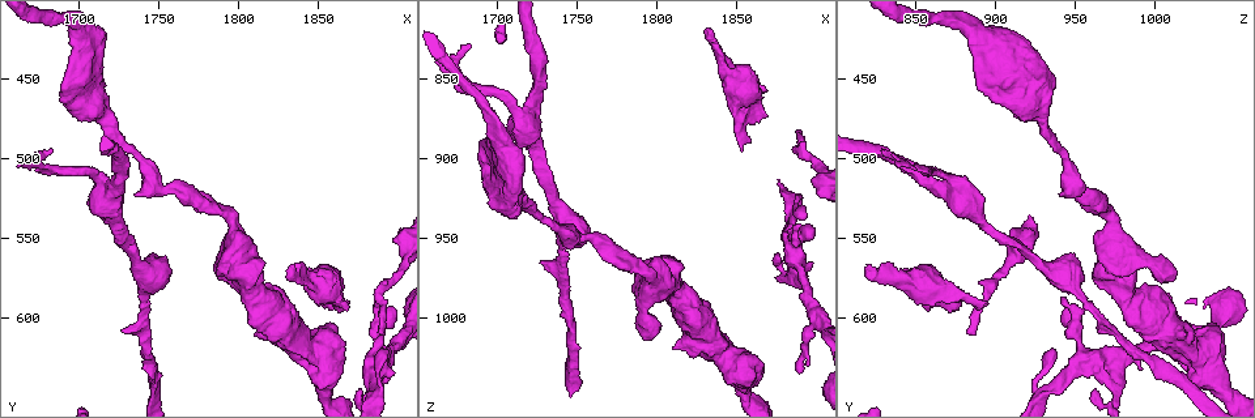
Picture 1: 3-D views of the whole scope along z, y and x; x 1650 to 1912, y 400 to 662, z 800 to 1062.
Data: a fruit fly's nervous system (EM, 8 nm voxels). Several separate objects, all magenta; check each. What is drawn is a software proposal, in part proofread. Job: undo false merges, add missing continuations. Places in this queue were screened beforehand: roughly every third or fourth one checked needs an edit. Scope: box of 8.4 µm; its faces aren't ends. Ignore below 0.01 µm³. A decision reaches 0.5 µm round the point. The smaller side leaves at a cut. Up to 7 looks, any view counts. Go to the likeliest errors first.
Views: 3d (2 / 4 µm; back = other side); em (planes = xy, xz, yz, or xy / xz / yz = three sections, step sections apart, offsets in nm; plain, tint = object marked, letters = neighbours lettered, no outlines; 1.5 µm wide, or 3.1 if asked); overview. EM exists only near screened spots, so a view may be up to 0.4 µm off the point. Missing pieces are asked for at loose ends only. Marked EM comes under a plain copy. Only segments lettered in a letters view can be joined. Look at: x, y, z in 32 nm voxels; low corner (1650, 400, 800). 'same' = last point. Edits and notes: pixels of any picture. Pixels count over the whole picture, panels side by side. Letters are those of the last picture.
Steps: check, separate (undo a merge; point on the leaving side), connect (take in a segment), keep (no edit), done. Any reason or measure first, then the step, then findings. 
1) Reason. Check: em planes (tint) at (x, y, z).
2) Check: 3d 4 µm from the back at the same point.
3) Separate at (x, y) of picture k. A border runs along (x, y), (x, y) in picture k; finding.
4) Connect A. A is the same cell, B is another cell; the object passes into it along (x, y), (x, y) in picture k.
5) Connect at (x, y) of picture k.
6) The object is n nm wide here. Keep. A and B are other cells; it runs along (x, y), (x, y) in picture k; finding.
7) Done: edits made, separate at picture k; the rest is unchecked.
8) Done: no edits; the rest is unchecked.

Abrupt turn. Check: em planes (letters) at (1674, 504, 846).

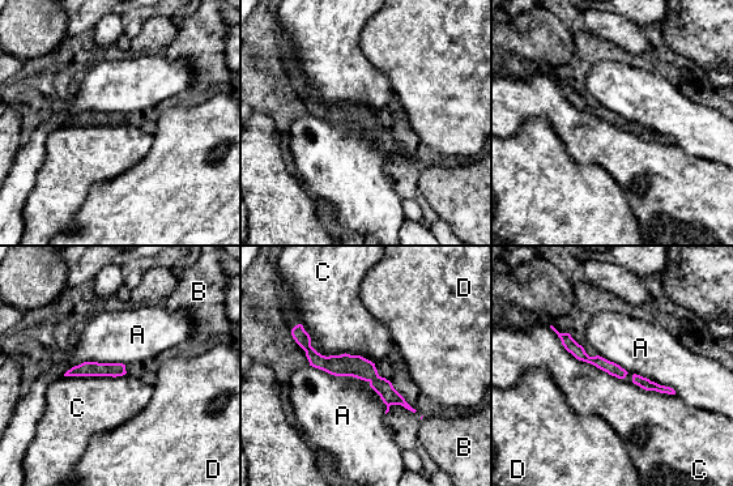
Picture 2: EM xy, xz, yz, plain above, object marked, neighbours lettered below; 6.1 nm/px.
Keep. A, B, C and D are other cells; it runs along (294, 332), (322, 362), (361, 367), (401, 401) in picture 2; one cell here.

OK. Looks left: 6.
Branch stops here. Check: em xz step 8 (tint) at (1728, 610, 964).

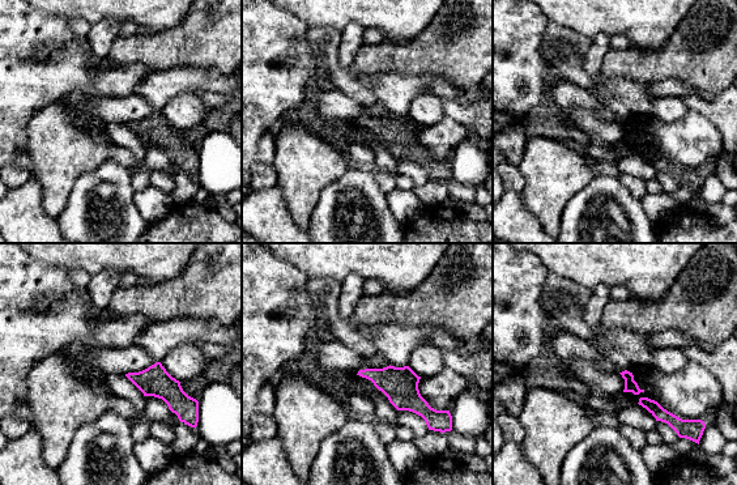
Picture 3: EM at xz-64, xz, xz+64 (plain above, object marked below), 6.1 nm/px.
Cut it another way. Check: em planes (letters) at the same point.

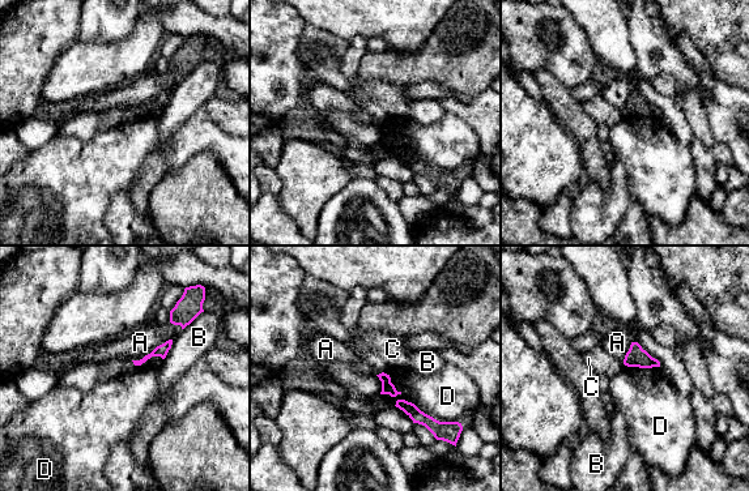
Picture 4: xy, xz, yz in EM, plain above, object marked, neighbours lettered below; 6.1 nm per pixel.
Keep. A, B, C and D are other cells; it runs along (382, 376), (405, 406), (433, 423) in picture 4; none of them fits.

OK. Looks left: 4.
Sudden change in width. Check: em planes (tint) at (1722, 546, 896).

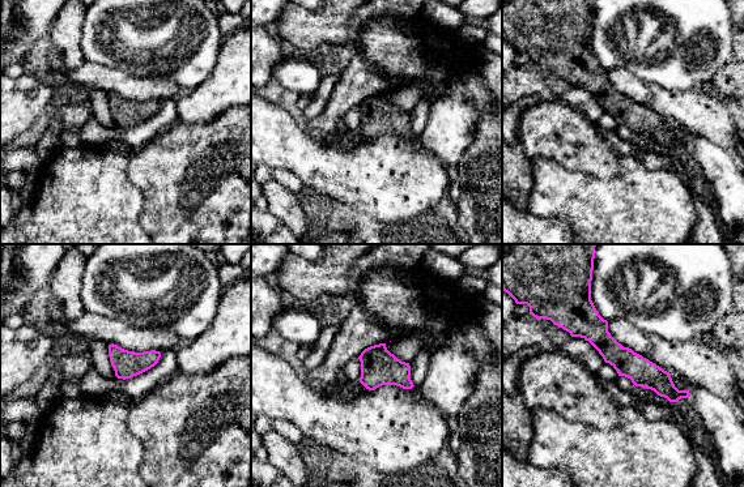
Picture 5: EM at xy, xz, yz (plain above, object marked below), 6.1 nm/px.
What lies round it. Check: em planes (letters) at the same point.

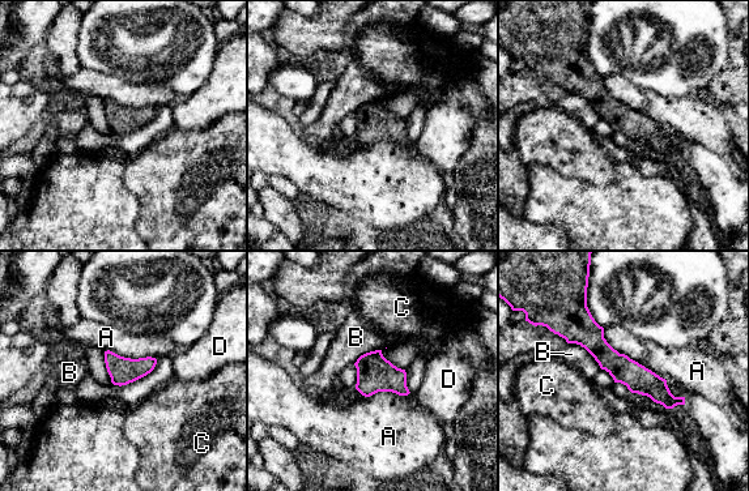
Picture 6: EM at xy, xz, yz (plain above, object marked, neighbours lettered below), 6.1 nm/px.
Keep. A, B, C and D are other cells; it runs along (583, 310), (620, 367), (681, 401) in picture 6; one cell here.

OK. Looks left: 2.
Done: no edits; the rest is unchecked.

